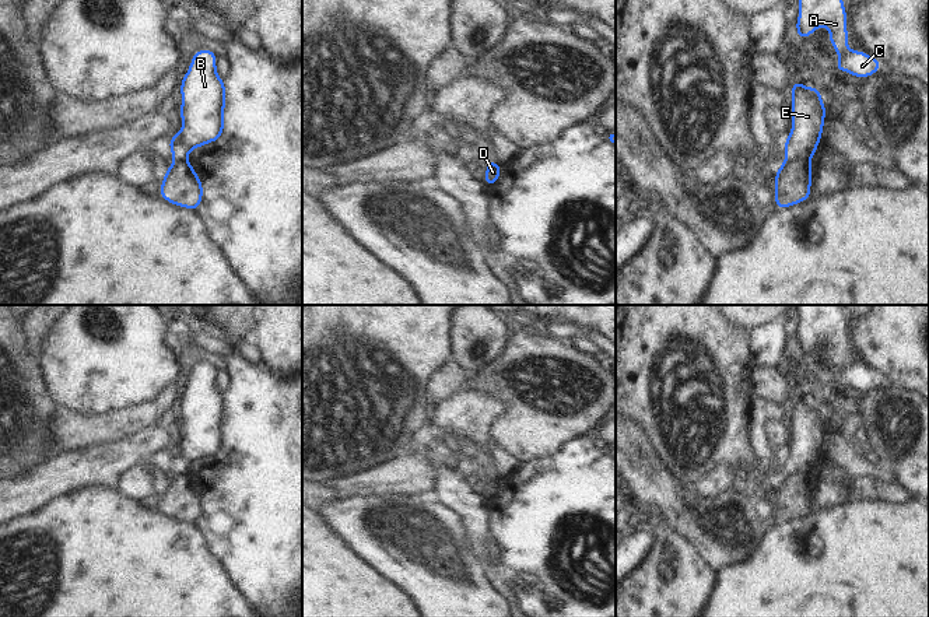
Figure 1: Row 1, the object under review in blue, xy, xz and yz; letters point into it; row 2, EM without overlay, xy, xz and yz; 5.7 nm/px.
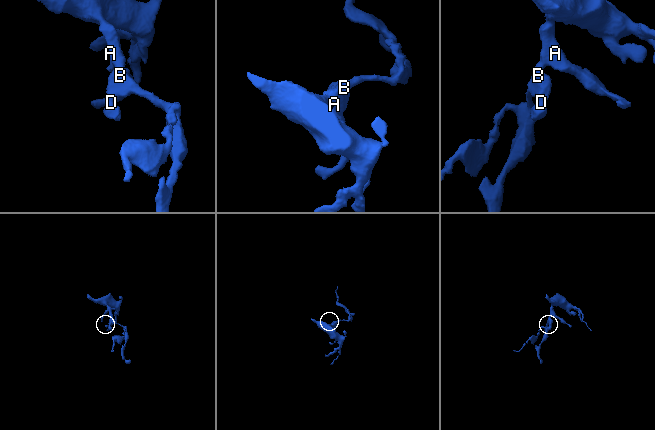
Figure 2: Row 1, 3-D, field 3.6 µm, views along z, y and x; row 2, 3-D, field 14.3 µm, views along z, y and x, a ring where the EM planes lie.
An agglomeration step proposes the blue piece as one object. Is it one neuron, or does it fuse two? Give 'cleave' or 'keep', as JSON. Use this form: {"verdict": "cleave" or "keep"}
{"verdict": "cleave"}

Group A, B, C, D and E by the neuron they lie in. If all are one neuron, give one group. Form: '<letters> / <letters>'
A B C E / D

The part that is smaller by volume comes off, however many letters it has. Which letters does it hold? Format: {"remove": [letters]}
{"remove": ["D"]}

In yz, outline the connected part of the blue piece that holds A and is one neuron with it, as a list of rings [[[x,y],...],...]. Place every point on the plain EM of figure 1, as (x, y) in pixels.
[[[797,305],[799,330],[796,347],[809,351],[817,341],[825,339],[830,355],[842,372],[835,376],[837,385],[848,385],[853,390],[866,392],[877,386],[881,375],[866,365],[848,362],[846,323],[839,305]]]

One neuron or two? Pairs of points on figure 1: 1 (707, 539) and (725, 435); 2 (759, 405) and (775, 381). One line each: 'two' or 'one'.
1: two
2: two

